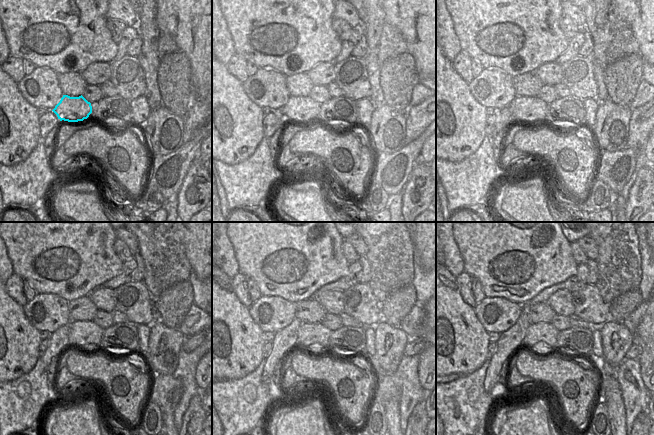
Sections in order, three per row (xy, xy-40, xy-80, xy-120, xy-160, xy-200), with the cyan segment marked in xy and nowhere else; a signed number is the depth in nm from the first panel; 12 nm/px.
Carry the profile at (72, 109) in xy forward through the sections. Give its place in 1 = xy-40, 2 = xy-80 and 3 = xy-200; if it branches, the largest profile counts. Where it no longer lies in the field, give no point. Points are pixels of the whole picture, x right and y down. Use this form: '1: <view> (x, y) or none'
1: xy-40 (298, 109)
2: xy-80 (522, 109)
3: xy-200 (543, 331)

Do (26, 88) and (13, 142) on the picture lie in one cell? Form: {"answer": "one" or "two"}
{"answer": "one"}

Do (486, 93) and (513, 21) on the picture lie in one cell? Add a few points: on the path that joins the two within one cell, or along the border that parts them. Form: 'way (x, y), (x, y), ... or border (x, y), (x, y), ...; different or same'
border (483, 68), (501, 68), (512, 77); different

